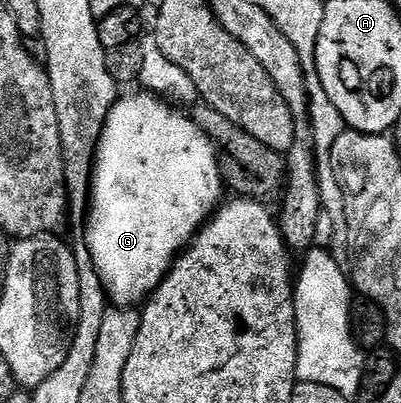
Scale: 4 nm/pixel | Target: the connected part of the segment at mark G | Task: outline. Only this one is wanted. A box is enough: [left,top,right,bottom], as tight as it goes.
[88,94,227,306]

